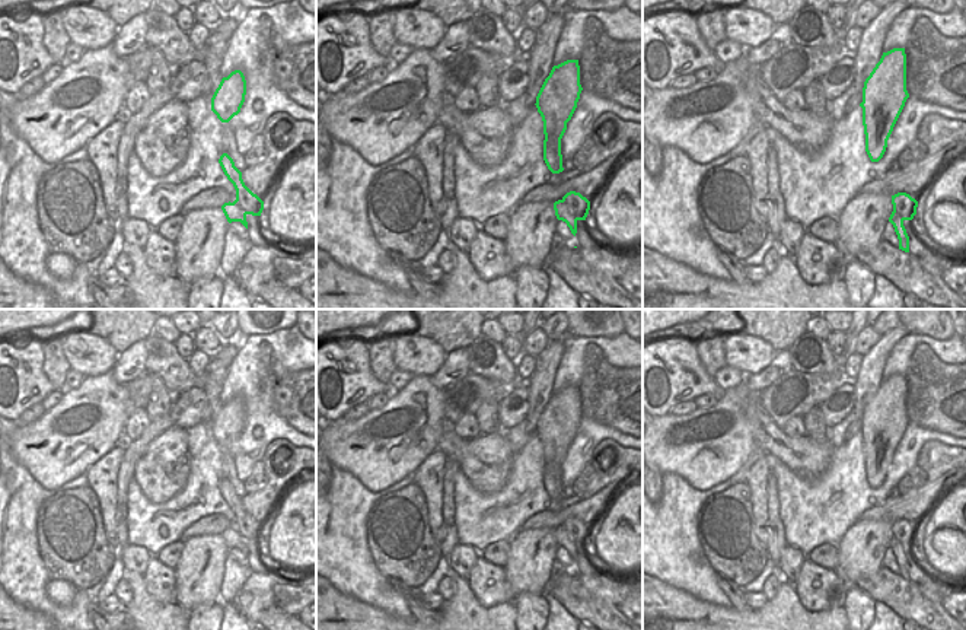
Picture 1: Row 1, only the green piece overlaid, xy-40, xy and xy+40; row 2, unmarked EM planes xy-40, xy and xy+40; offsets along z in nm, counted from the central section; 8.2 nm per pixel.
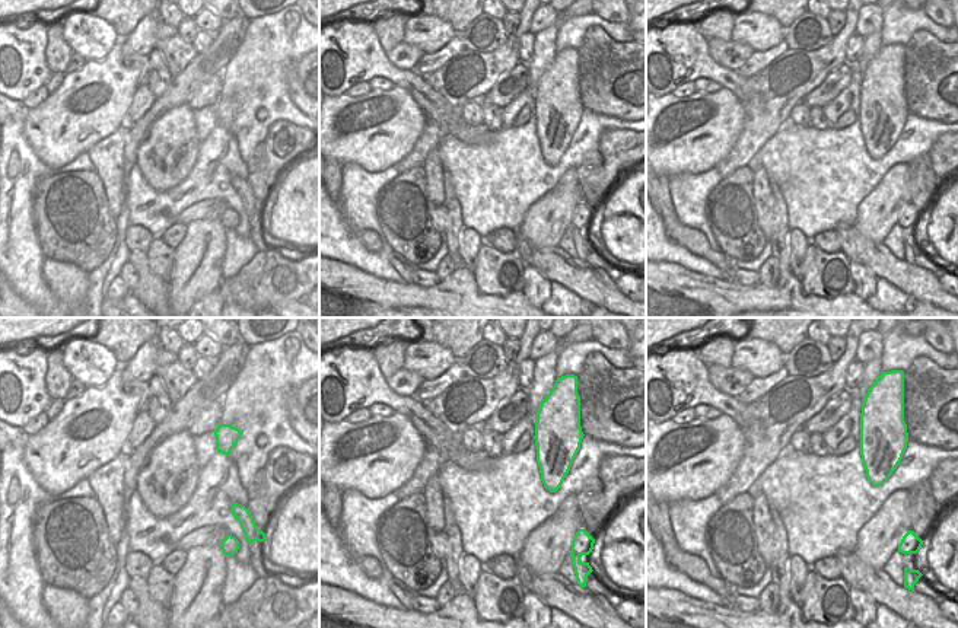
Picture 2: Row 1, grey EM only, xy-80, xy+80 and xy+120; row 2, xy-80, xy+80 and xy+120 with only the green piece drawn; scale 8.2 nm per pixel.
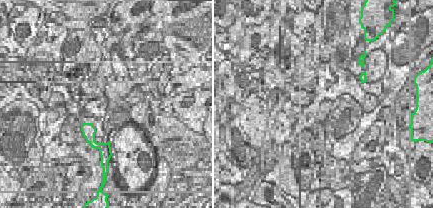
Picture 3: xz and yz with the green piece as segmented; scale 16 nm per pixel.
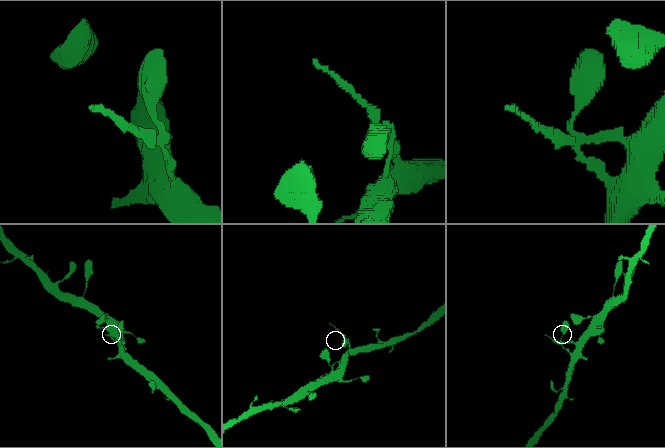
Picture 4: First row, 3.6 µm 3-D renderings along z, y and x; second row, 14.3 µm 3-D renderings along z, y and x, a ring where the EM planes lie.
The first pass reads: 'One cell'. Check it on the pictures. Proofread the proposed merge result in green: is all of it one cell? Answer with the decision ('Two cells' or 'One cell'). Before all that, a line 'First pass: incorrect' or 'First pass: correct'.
First pass: correct
One cell

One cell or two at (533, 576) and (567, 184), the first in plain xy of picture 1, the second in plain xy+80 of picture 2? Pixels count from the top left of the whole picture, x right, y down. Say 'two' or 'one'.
one

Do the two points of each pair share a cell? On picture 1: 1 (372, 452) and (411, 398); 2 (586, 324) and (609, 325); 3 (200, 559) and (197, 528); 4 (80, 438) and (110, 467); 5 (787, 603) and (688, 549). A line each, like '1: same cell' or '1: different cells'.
1: same cell
2: same cell
3: different cells
4: different cells
5: different cells

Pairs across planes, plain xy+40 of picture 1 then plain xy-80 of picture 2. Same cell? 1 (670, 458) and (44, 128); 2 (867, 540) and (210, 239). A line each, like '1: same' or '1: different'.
1: same
2: same

